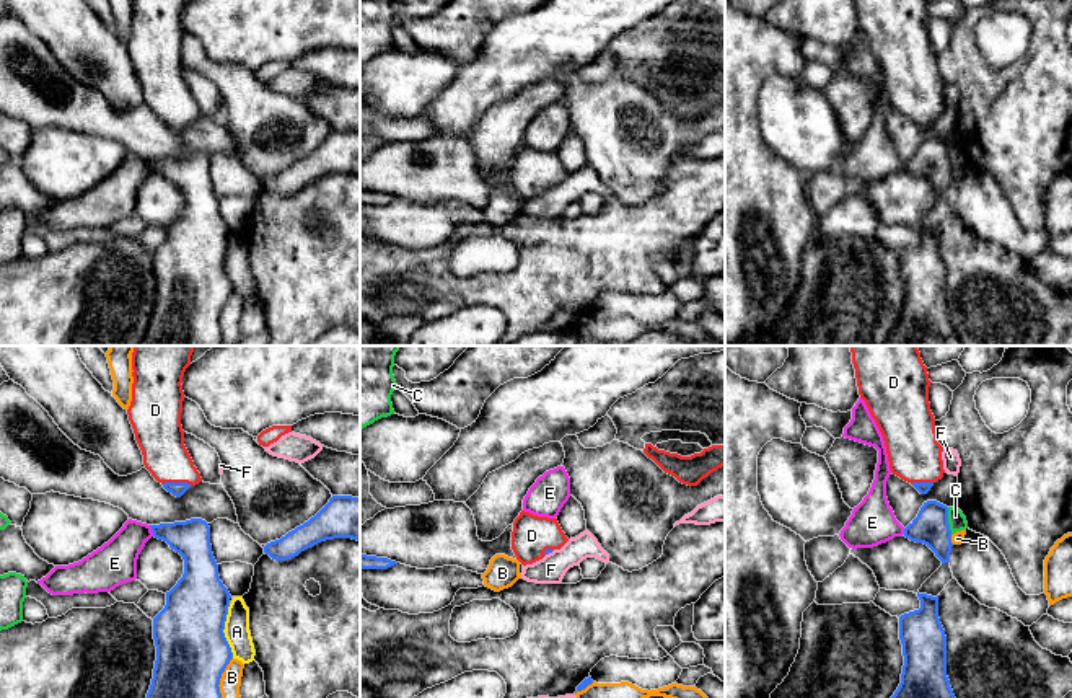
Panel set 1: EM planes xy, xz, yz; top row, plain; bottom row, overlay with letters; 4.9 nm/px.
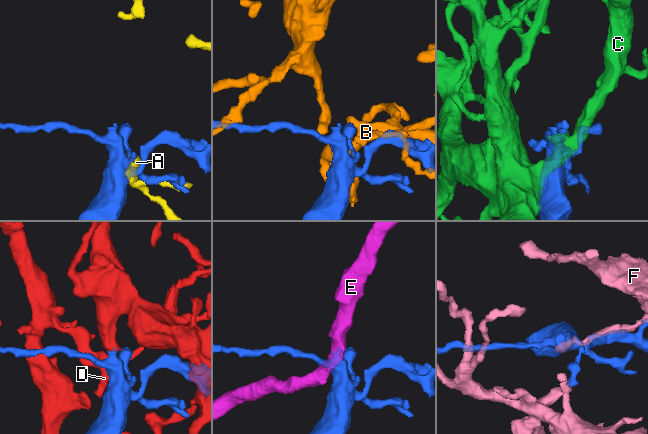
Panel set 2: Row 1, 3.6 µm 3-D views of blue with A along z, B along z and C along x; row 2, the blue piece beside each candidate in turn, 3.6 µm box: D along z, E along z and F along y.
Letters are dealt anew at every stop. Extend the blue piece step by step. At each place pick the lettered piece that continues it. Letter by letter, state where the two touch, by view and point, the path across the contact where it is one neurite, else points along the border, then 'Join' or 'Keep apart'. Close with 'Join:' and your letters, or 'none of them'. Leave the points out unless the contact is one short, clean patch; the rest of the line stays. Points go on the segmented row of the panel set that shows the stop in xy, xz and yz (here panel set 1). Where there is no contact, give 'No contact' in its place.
A: Touches blue at xy (222, 631). Keep apart
B: Touches blue at xy (220, 677). Keep apart
C: Touches blue at yz (947, 521). Keep apart
D: Touches blue at xy (178, 483). Join
E: Touches blue at xy (152, 530). Boundary: xy (149, 525), (153, 535). Keep apart
F: Touches blue at xz (549, 552). Keep apart
Join: D

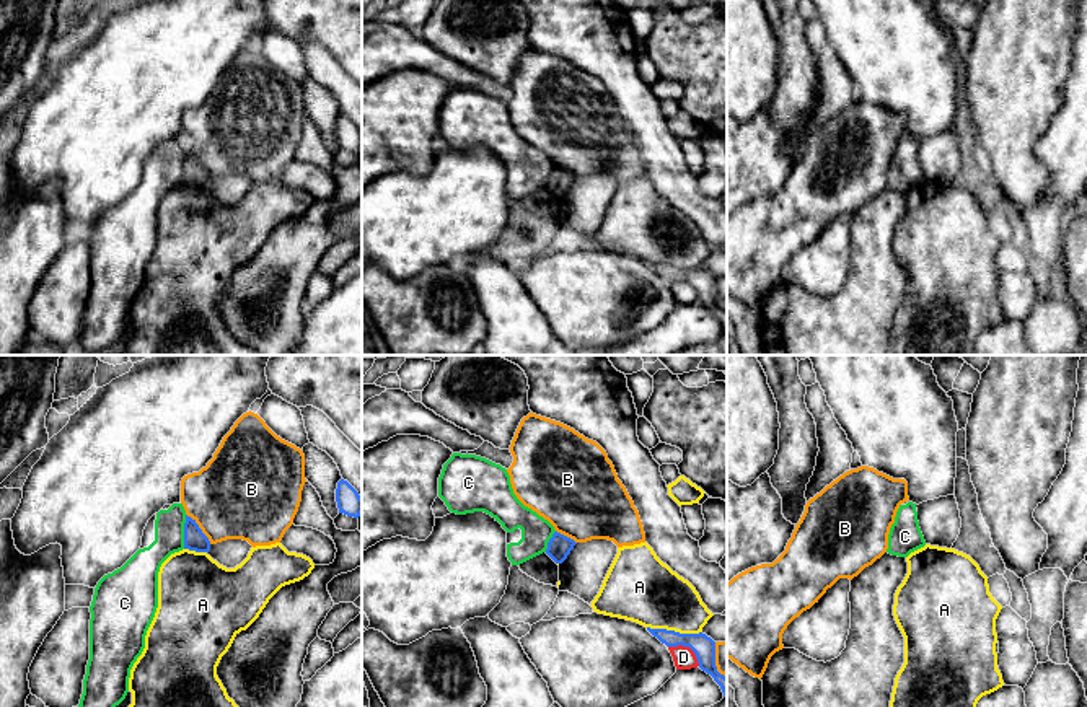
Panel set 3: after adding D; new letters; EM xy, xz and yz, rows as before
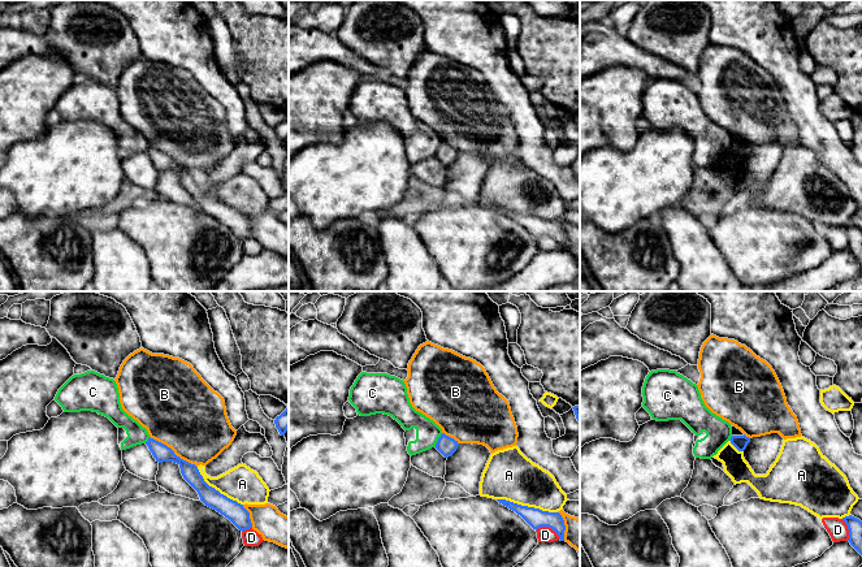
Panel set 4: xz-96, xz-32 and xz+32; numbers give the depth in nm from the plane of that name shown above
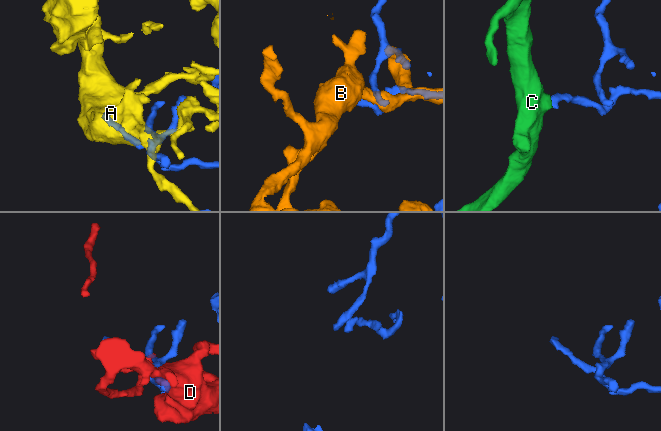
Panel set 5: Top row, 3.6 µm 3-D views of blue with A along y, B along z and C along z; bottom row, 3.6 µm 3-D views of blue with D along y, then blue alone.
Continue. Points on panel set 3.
A: Touches blue at xz (673, 631). Keep apart
B: Touches blue at xy (199, 528). Keep apart
C: Touches blue at xy (184, 531). Boundary: xy (186, 515), (183, 548). Keep apart
D: Touches blue at xz (688, 645). Keep apart
Join: none of them

